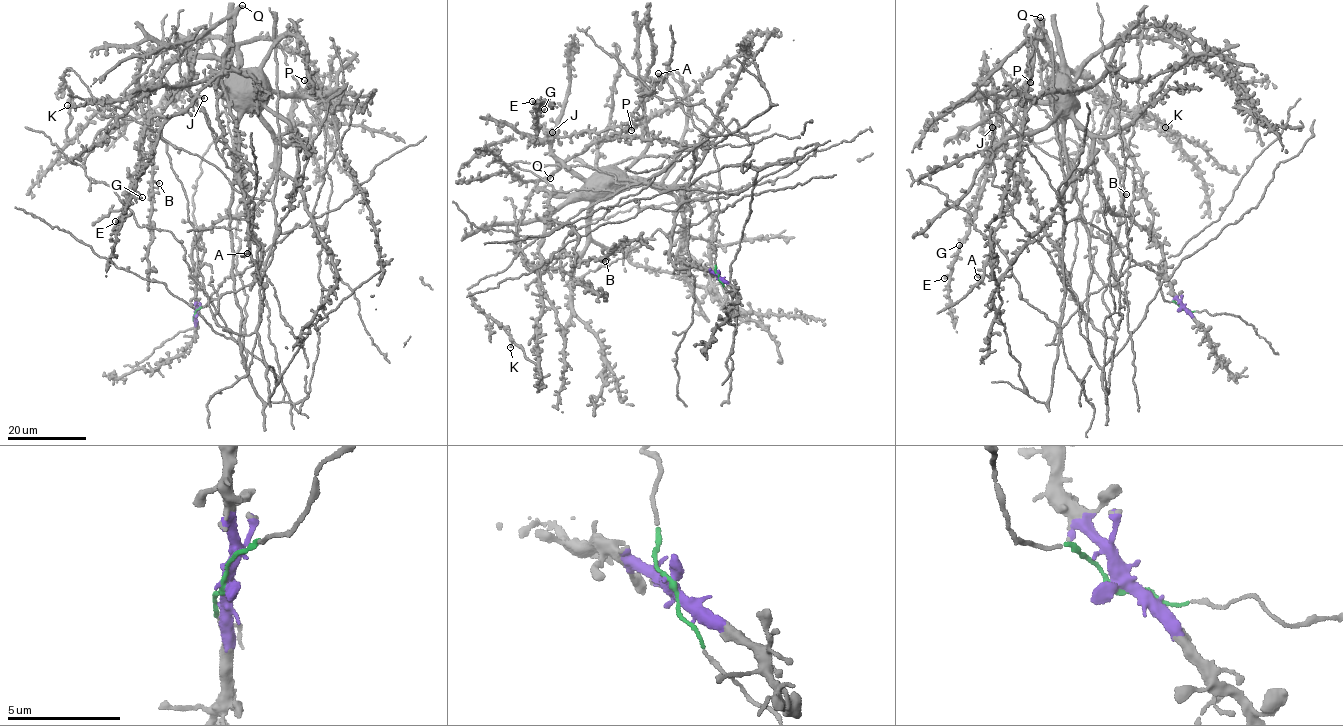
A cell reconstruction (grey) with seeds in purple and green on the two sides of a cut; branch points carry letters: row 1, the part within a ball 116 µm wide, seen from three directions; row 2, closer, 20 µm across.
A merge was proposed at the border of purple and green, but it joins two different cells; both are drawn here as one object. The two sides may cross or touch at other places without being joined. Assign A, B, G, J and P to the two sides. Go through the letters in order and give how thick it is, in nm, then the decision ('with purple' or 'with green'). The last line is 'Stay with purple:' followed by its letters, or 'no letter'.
A: calibre 400 nm; with green
B: calibre 280 nm; with green
G: calibre 190 nm; with green
J: calibre 440 nm; with green
P: calibre 360 nm; with green
Stay with purple: no letter

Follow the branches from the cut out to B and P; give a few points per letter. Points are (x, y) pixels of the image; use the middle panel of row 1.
B: (717, 275), (713, 142), (609, 136), (538, 179), (515, 250), (540, 267), (567, 255), (606, 260)
P: (717, 275), (712, 243), (718, 221), (720, 180), (713, 140), (717, 134), (692, 112), (686, 96), (631, 130)

